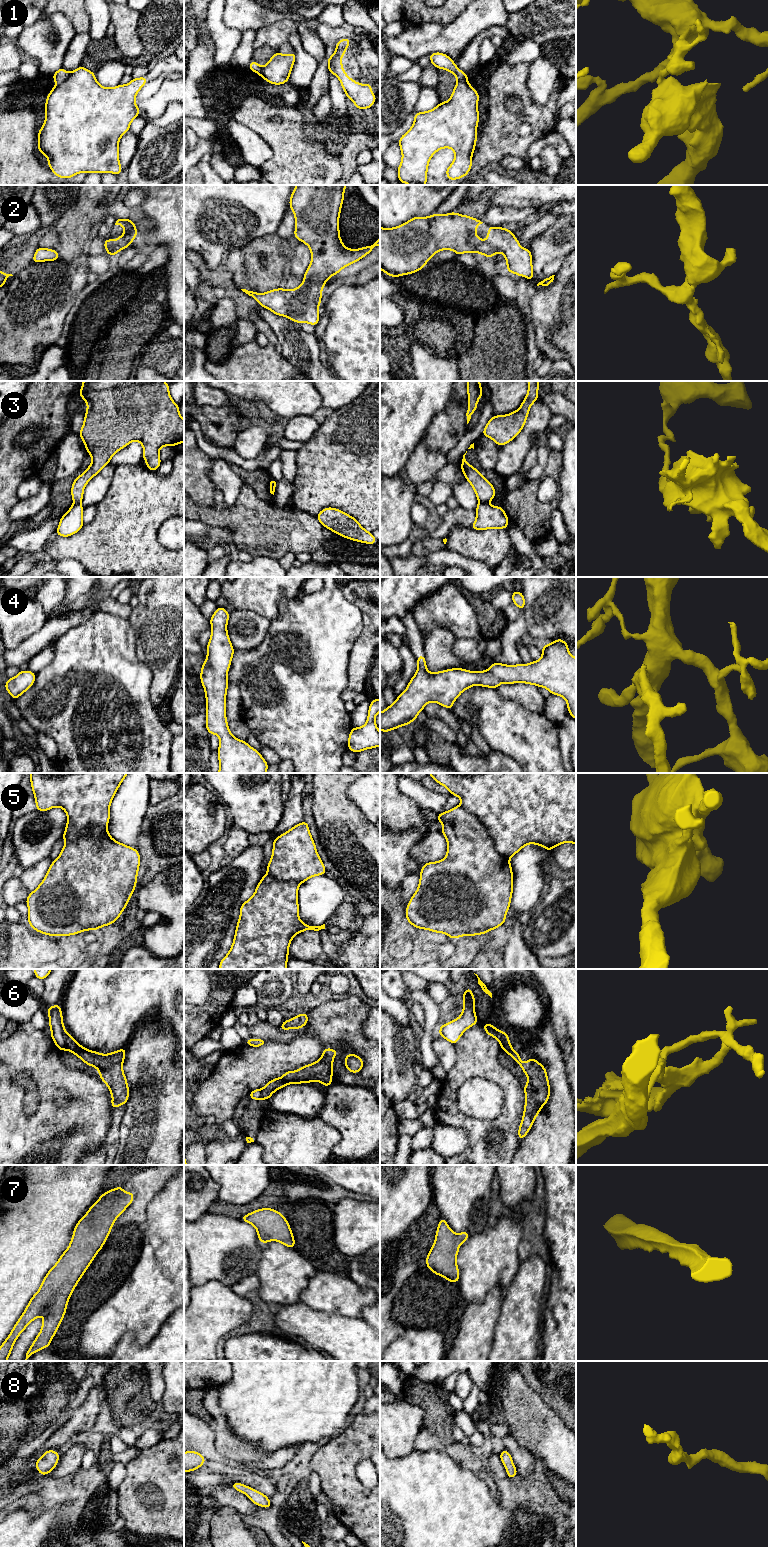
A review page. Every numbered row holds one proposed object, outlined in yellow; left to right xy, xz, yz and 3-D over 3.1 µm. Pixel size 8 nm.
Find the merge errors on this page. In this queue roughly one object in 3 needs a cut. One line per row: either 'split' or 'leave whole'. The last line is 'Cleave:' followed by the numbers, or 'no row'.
1: split
2: leave whole
3: split
4: leave whole
5: split
6: split
7: leave whole
8: leave whole
Cleave: 1, 3, 5, 6

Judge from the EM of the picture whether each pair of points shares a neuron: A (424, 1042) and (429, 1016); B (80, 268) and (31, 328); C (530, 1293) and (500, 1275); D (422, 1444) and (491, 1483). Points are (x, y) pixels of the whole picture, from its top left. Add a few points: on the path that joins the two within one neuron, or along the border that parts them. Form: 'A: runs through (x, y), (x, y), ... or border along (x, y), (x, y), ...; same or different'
A: runs through (428, 1036), (429, 1022); same
B: runs through (66, 285), (66, 294), (54, 302), (48, 313); same
C: border along (520, 1262), (514, 1279), (505, 1291); different
D: runs through (440, 1447), (461, 1453), (475, 1465); same

